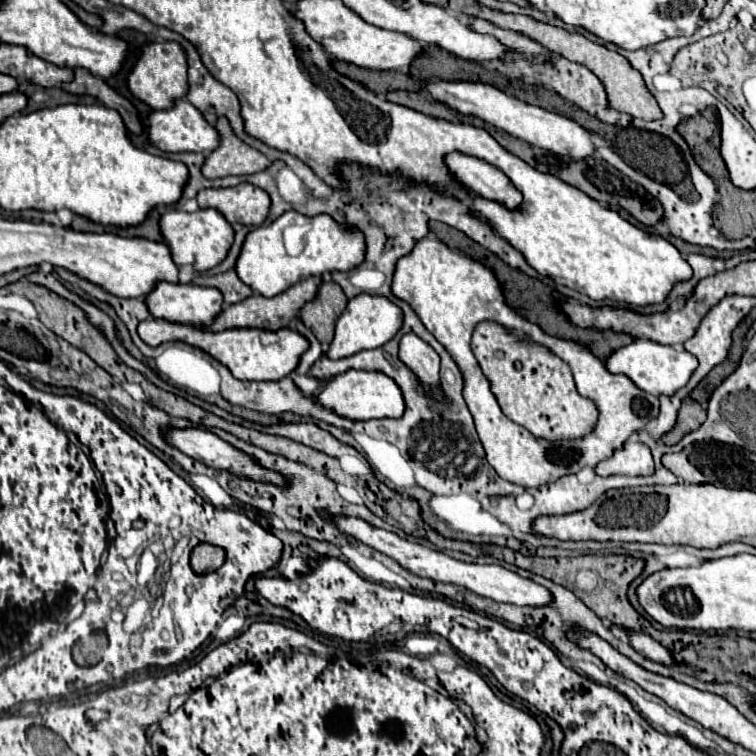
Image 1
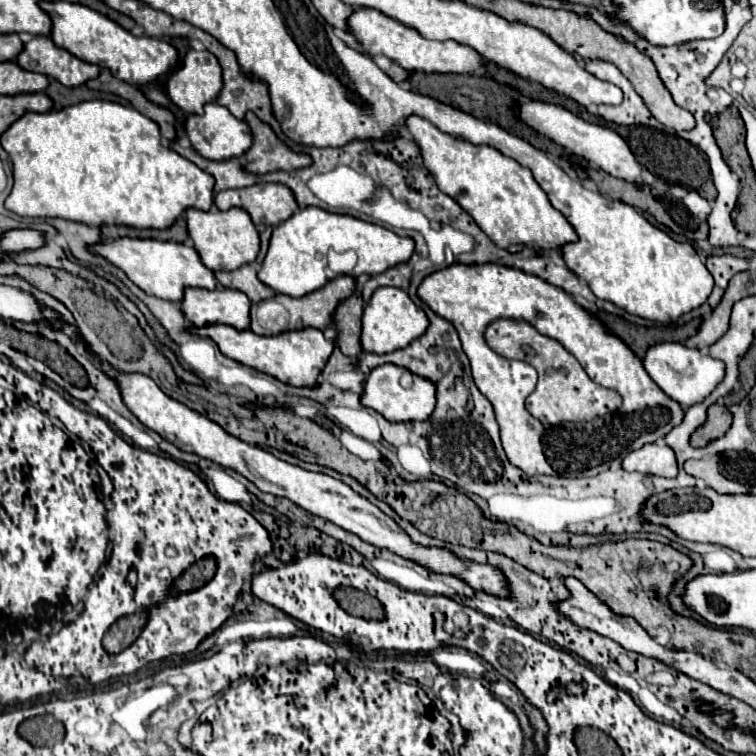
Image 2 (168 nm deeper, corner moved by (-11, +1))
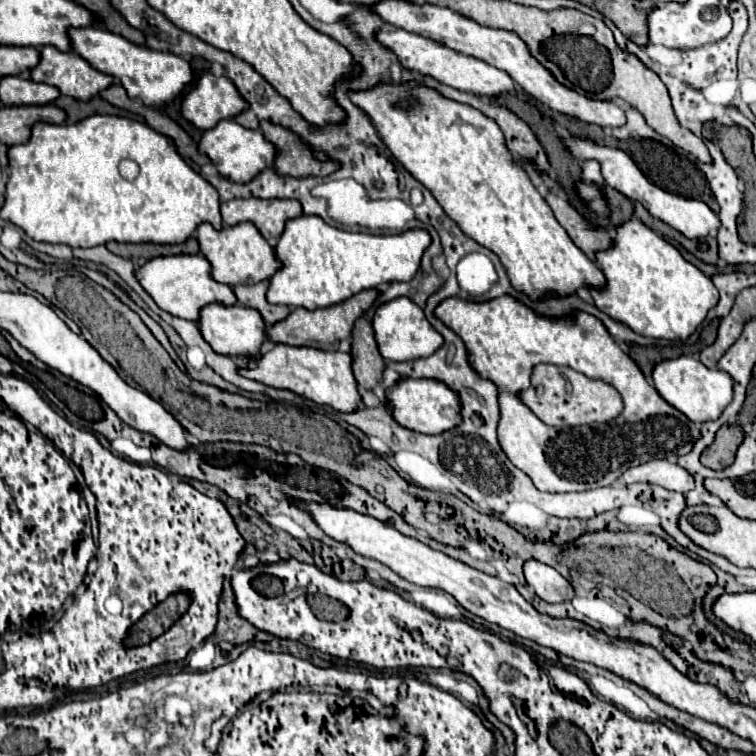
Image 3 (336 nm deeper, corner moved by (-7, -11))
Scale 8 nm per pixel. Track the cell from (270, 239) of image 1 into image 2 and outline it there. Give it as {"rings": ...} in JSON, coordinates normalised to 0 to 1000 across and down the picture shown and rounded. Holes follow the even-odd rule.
{"rings":[[[407,272],[362,302],[352,341],[341,357],[341,368],[368,389],[402,392],[407,386],[415,386],[418,381],[426,381],[434,370],[444,368],[431,347],[431,333],[437,325],[444,331],[468,331],[474,336],[468,365],[505,362],[508,357],[537,347],[548,333],[545,315],[529,315],[513,302],[466,288],[460,283],[444,283],[418,272]]]}

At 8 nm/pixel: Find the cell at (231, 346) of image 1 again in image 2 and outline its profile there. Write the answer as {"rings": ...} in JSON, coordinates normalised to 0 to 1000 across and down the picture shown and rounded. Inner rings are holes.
{"rings":[[[278,429],[267,434],[249,434],[251,442],[272,444],[283,450],[291,460],[291,466],[328,487],[336,487],[347,495],[354,495],[370,505],[389,508],[389,511],[418,511],[421,497],[439,468],[442,452],[434,450],[426,437],[418,434],[399,434],[399,437],[384,437],[373,439],[368,444],[341,444],[333,437],[310,437],[296,429]]]}

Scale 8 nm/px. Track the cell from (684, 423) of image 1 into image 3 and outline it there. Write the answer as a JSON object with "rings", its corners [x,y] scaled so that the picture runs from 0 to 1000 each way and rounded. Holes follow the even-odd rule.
{"rings":[[[958,561],[942,590],[937,590],[929,601],[929,614],[942,622],[958,622],[971,611],[974,595],[984,582],[984,569],[974,561]]]}

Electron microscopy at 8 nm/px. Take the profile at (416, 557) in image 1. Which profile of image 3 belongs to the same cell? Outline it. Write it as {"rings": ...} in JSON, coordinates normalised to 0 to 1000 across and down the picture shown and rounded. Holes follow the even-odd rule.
{"rings":[[[698,741],[693,746],[693,765],[696,772],[706,780],[706,786],[720,796],[757,794],[759,780],[754,770],[746,762],[741,762],[730,749],[722,749],[712,741]]]}

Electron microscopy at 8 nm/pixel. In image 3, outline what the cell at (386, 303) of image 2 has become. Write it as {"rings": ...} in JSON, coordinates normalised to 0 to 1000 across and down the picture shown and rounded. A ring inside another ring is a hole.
{"rings":[[[524,394],[513,402],[505,402],[497,410],[492,431],[497,439],[503,468],[519,479],[537,479],[558,471],[571,471],[587,455],[585,442],[571,434],[571,429],[561,418],[561,410],[553,402],[548,402],[542,394]]]}

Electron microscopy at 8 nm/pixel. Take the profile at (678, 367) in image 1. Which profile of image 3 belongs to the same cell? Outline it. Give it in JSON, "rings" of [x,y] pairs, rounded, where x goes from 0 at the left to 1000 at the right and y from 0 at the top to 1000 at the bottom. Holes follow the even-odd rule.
{"rings":[[[899,471],[873,479],[865,487],[862,500],[870,521],[894,542],[907,548],[915,558],[937,558],[952,553],[971,524],[971,503],[968,497],[963,497],[963,492],[955,492],[950,487],[934,487],[926,476],[915,471]]]}

